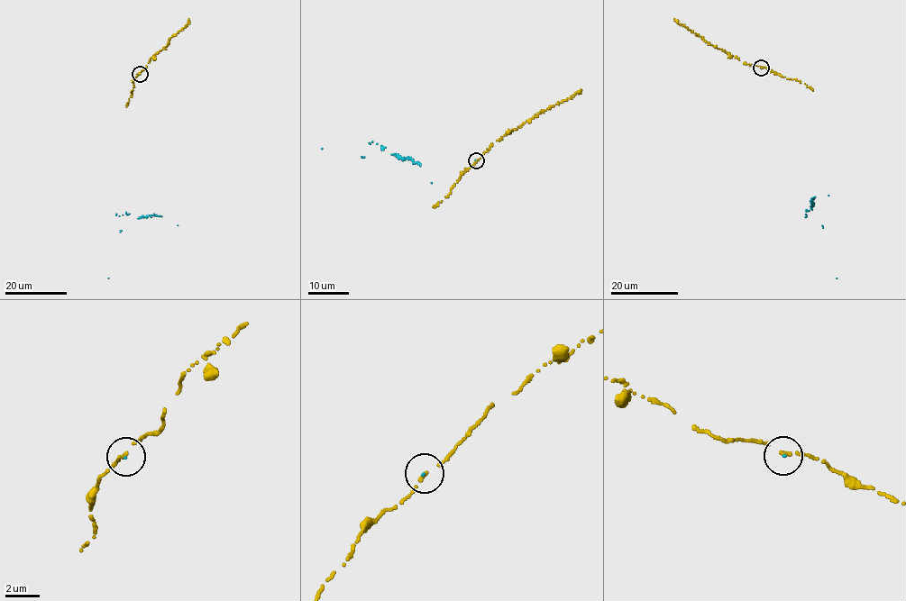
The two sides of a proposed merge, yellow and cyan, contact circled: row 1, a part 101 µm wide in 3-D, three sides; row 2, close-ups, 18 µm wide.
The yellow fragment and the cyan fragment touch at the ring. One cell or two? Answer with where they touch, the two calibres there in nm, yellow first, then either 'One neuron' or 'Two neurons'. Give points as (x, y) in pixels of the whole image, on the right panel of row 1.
Place: (761, 68). Thickness 150 nm (yellow) against 70 nm. One neuron

